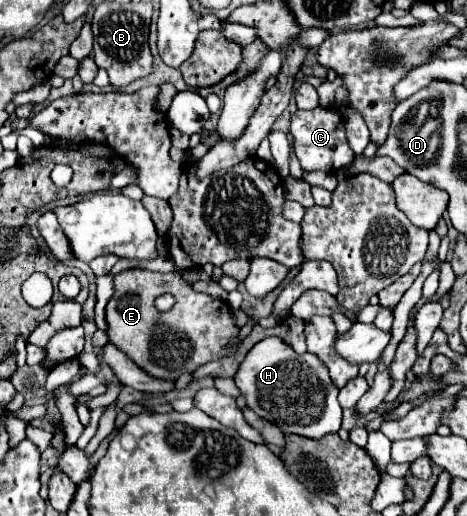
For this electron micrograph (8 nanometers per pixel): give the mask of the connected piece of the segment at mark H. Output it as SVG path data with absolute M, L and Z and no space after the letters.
M279 337L259 341L241 363L235 383L247 405L263 419L275 423L285 435L323 439L341 429L343 411L337 403L339 389L331 383L327 367L311 353L295 353Z

